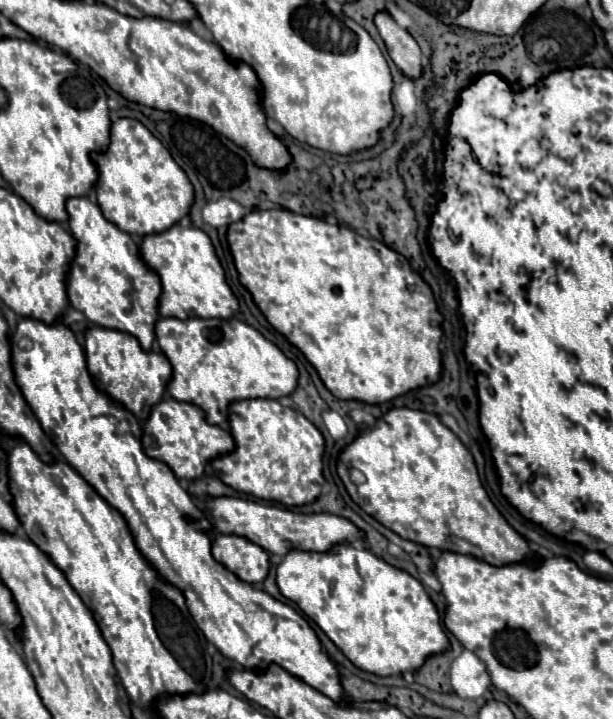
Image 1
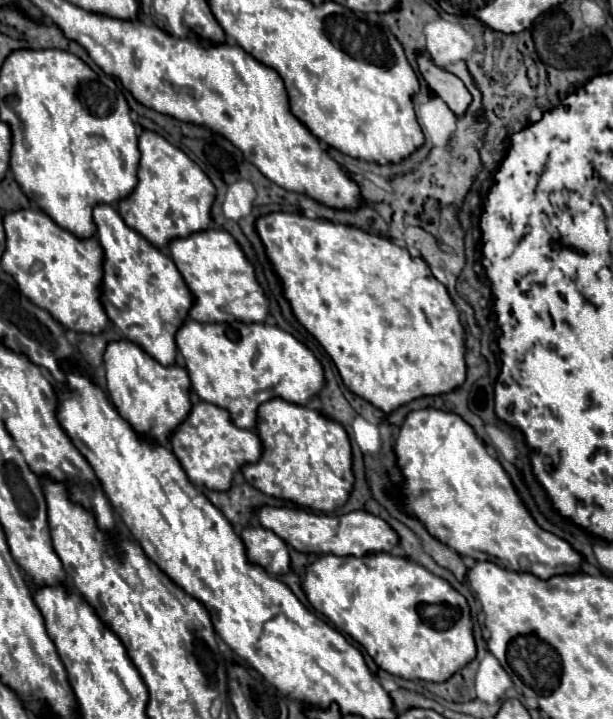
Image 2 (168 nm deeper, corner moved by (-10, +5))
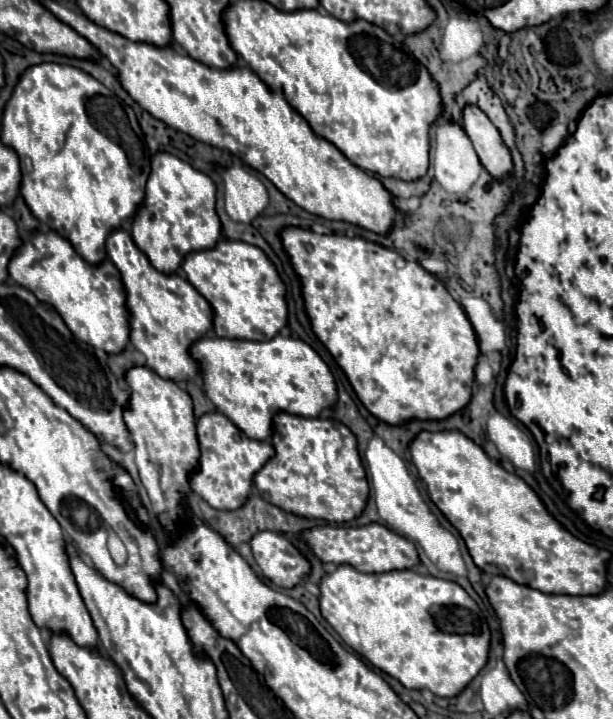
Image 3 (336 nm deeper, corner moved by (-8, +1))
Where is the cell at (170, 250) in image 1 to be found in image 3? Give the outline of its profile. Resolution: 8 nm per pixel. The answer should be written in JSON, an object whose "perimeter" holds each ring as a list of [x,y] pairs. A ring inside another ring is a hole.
{"perimeter":[[[223,239],[217,243],[217,247],[207,251],[195,251],[185,257],[183,271],[191,285],[211,303],[215,321],[213,321],[213,333],[217,337],[227,339],[249,339],[249,341],[261,341],[261,339],[273,339],[285,325],[287,325],[287,301],[285,301],[285,283],[277,273],[275,263],[255,245],[241,243],[241,241],[229,241]]]}

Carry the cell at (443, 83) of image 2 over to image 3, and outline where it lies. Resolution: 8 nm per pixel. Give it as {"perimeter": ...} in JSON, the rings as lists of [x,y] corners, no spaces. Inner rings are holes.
{"perimeter":[[[469,105],[463,111],[463,119],[465,119],[465,133],[469,135],[481,165],[499,181],[507,179],[511,175],[513,169],[513,159],[511,159],[511,151],[507,149],[507,145],[501,139],[501,133],[497,131],[497,127],[489,121],[489,117]]]}

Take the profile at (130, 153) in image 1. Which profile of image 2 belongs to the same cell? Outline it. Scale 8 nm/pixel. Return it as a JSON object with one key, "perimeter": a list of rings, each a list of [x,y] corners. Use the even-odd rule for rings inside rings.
{"perimeter":[[[143,129],[143,133],[139,135],[139,153],[139,183],[133,193],[121,199],[117,205],[123,221],[155,247],[165,247],[167,239],[187,235],[187,231],[207,229],[211,221],[215,187],[199,169],[199,165],[159,133],[149,129]]]}

